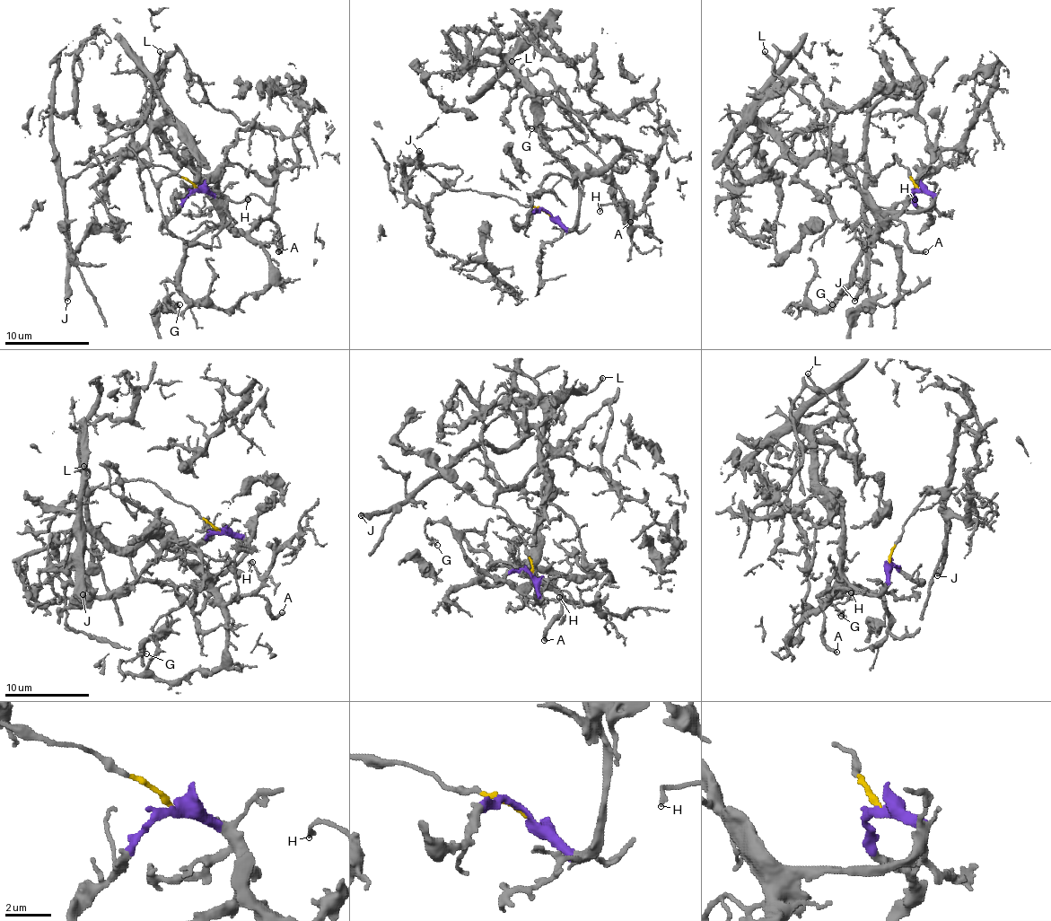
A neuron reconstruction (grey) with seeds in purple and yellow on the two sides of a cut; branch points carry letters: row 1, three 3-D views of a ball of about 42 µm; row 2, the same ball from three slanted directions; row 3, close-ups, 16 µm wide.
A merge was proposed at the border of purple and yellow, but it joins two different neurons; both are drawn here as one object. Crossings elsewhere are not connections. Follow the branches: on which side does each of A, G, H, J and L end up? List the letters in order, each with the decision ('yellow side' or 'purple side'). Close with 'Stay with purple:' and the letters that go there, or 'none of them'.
A: purple side
G: purple side
H: purple side
J: yellow side
L: purple side
Stay with purple: A, G, H, L

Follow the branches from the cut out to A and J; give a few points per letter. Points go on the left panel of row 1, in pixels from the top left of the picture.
A: (197, 190), (208, 190), (238, 229), (252, 231), (263, 221), (272, 221), (278, 227), (278, 252)
J: (197, 190), (191, 182), (162, 165), (140, 163), (127, 154), (110, 154), (72, 176), (65, 188), (68, 301)

